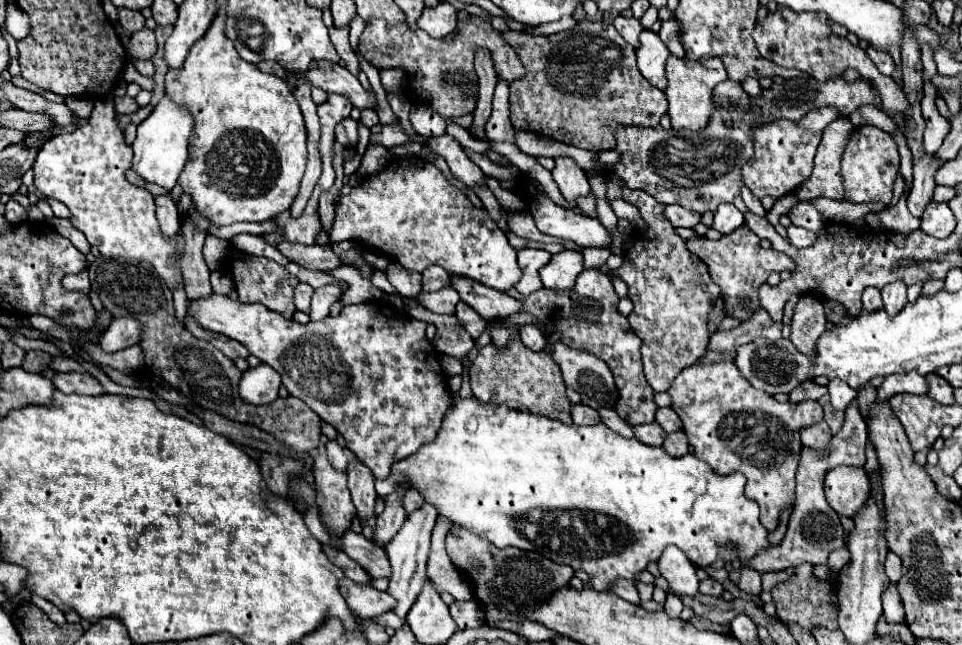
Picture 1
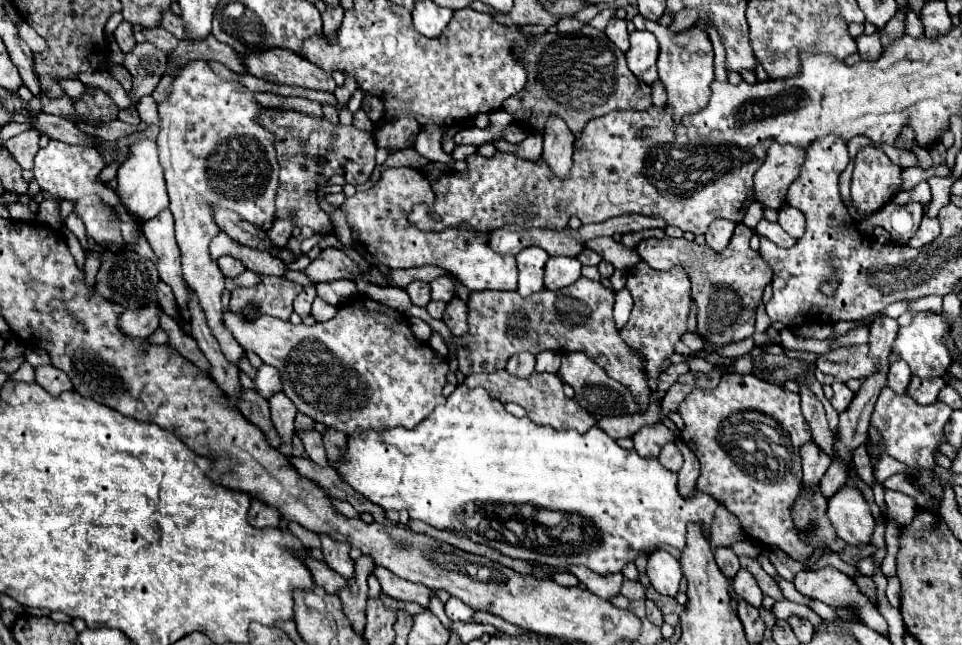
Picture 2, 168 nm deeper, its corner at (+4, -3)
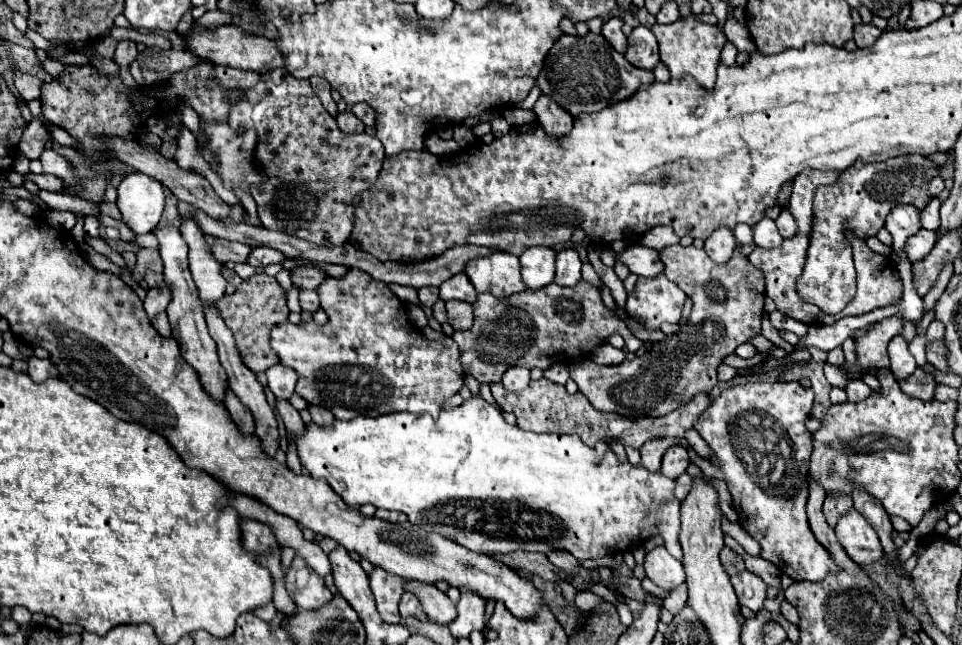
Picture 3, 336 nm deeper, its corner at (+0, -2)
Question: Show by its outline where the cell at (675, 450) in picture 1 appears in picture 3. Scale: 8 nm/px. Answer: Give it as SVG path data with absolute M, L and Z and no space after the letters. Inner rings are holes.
M670 447L666 453L664 453L664 459L662 459L662 473L670 479L676 479L680 473L684 473L690 465L690 455L684 447Z

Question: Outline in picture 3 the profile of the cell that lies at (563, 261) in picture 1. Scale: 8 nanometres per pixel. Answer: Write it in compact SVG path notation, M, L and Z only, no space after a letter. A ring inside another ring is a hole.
M564 249L556 255L556 279L554 283L572 287L582 279L582 261L574 249Z

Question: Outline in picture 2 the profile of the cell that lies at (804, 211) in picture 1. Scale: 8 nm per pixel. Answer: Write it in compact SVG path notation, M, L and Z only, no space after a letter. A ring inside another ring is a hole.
M782 206L778 210L778 224L792 236L792 238L800 238L804 234L804 216L800 214L800 210L792 208L792 206Z

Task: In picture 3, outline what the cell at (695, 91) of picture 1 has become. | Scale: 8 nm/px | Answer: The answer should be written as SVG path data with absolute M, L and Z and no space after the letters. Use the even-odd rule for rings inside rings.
M694 17L674 21L670 25L652 25L652 33L660 45L660 61L670 69L672 79L692 77L704 89L712 89L716 81L716 69L720 63L720 51L726 43L726 35L716 25L706 25L696 21Z

